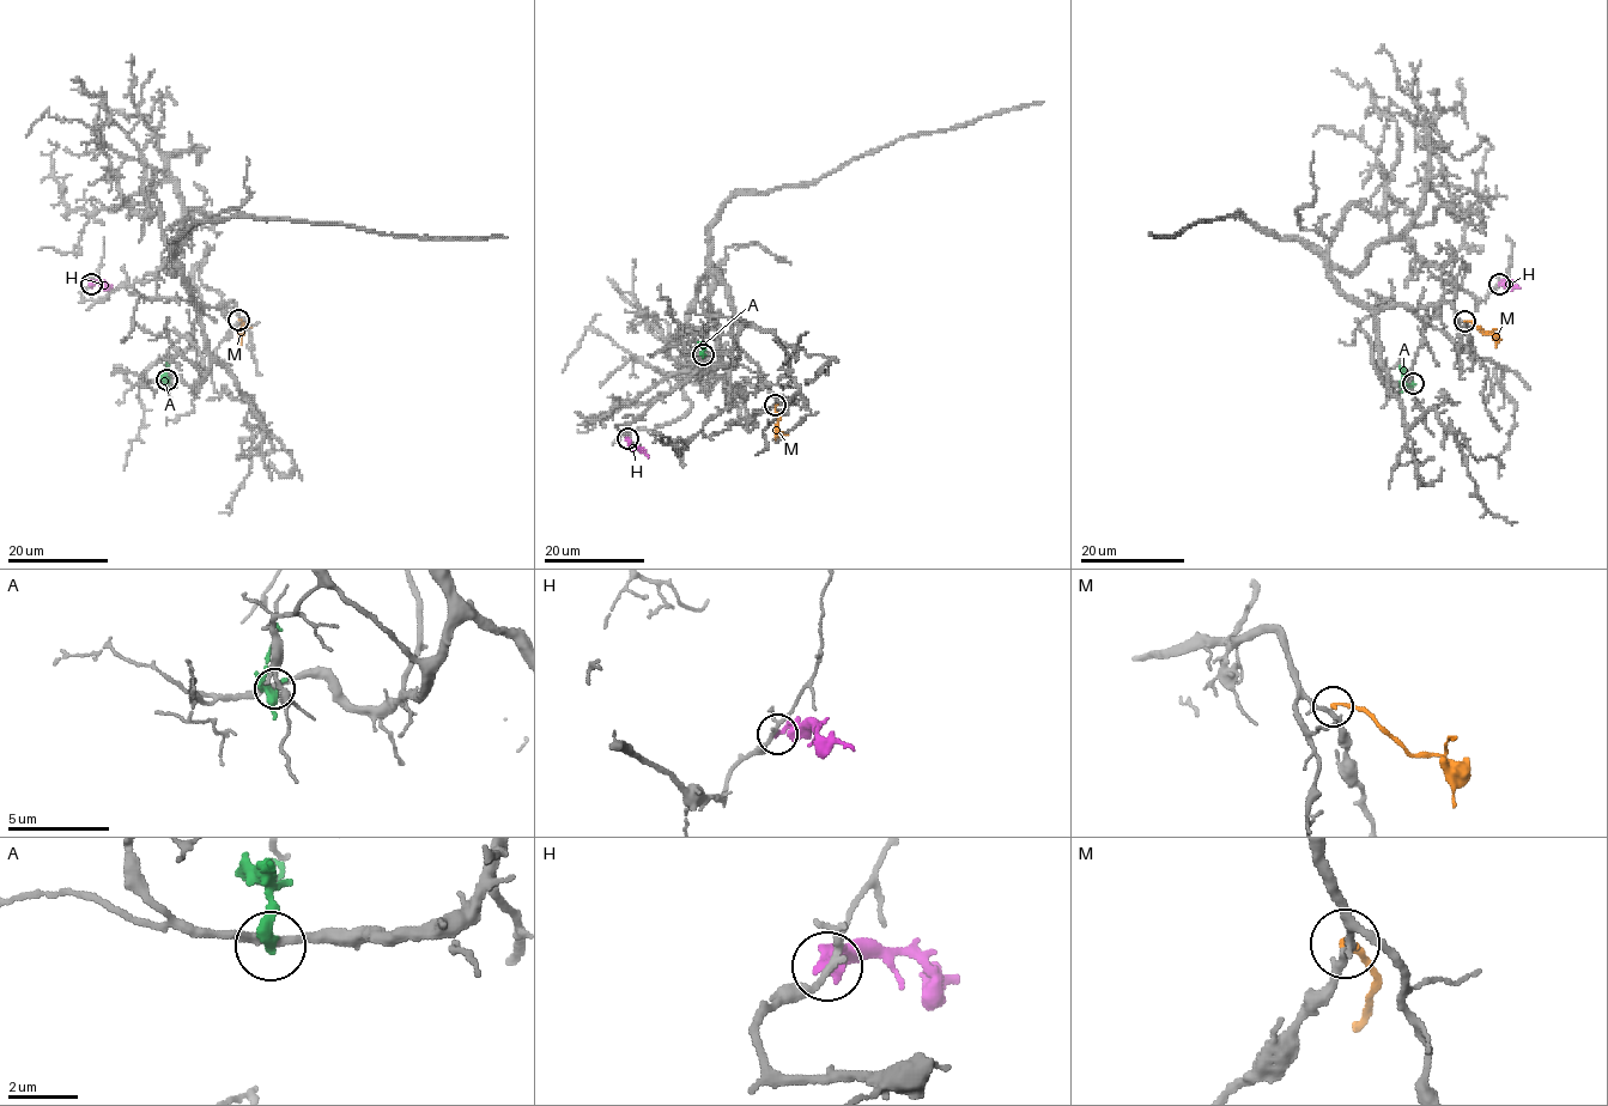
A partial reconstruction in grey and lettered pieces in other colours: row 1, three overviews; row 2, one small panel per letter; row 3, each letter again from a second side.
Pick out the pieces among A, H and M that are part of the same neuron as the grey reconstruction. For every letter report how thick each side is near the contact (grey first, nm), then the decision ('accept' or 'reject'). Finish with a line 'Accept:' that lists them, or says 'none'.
A: 260/360 nm | reject
H: 160/260 nm | reject
M: 240/180 nm | reject
Accept: none

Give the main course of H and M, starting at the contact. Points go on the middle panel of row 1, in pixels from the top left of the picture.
H: (627, 438), (648, 456)
M: (775, 405), (780, 417), (777, 431), (788, 433)

